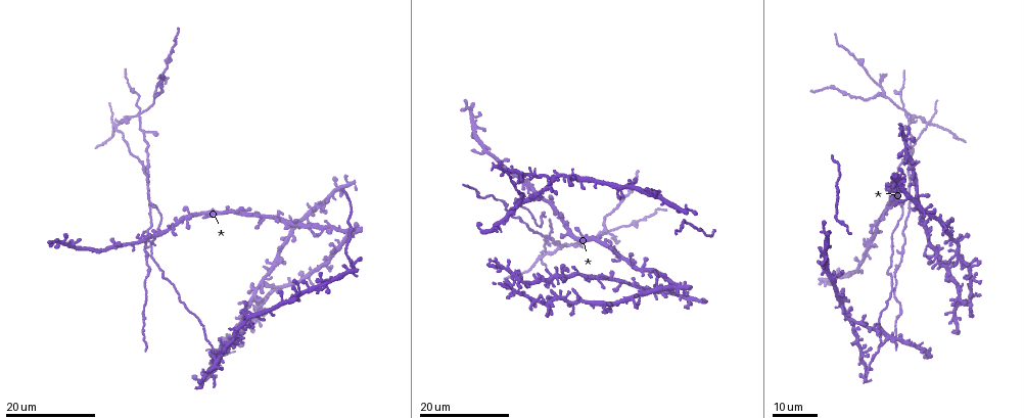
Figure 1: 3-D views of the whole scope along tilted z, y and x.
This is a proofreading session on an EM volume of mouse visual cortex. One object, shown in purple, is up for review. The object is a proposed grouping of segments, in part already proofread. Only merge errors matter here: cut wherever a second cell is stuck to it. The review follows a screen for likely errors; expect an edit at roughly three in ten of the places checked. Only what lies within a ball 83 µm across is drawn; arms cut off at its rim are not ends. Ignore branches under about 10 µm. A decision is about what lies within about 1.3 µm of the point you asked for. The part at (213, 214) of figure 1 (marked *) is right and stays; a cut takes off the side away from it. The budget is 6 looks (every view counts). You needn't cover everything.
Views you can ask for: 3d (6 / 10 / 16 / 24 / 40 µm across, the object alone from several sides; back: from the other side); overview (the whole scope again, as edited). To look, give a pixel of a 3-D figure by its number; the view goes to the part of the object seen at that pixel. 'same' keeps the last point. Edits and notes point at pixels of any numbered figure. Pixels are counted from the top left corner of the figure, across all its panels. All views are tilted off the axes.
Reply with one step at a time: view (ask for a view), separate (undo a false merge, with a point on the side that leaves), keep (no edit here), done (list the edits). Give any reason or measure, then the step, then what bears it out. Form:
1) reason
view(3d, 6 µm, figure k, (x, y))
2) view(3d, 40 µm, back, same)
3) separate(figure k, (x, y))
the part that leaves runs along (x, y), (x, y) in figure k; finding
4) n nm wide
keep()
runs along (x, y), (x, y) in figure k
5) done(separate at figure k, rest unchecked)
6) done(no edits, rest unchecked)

four or more arms meet
view(3d, 16 µm, figure 1, (543, 256))

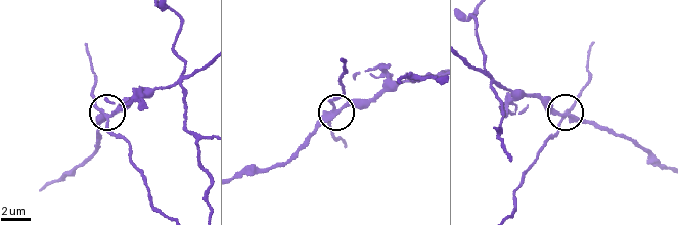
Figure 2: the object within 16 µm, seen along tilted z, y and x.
zoom in
view(3d, 6 µm, figure 2, (565, 119))

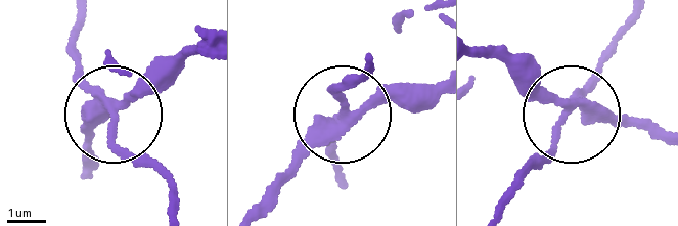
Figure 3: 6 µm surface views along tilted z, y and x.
4 arms
separate(figure 3, (138, 97))
the part that leaves runs along (114, 105), (166, 86), (189, 57), (209, 51) in figure 3; two cells meet here

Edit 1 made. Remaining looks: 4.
arms part here
view(3d, 24 µm, figure 1, (155, 233))

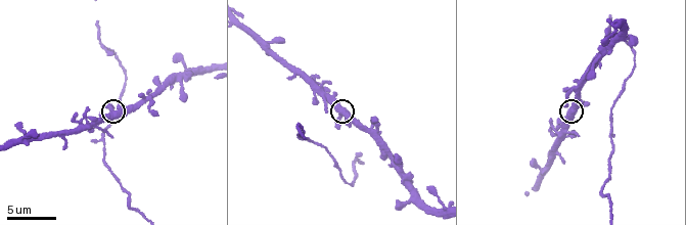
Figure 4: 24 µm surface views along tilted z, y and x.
view(3d, 10 µm, figure 4, (111, 112))

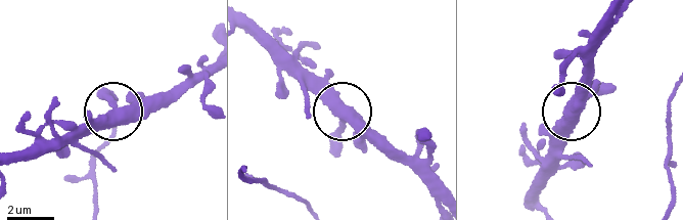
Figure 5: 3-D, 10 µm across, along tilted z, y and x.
keep()
runs along (605, 19), (555, 169) in figure 5; continuous, no second cell

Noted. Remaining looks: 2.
four arms meet
view(3d, 24 µm, figure 1, (235, 335))

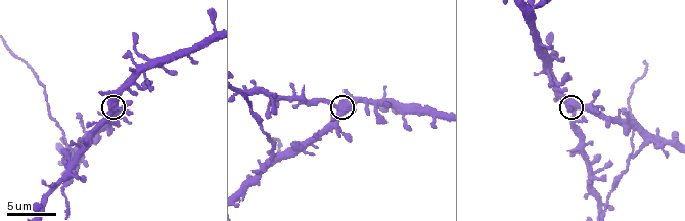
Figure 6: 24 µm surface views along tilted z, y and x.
view(3d, 10 µm, figure 6, (108, 114))

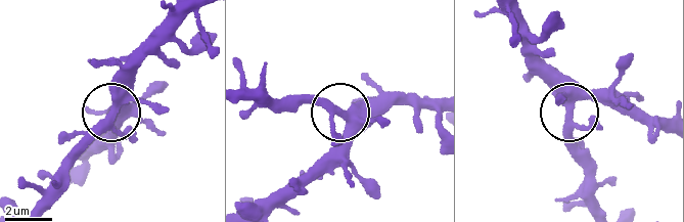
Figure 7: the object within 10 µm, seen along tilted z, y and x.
4 arms
keep()
runs along (665, 130), (596, 99), (578, 100), (571, 125), (589, 179) in figure 7; one cell here

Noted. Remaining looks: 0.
done(separate at figure 3, rest unchecked)

